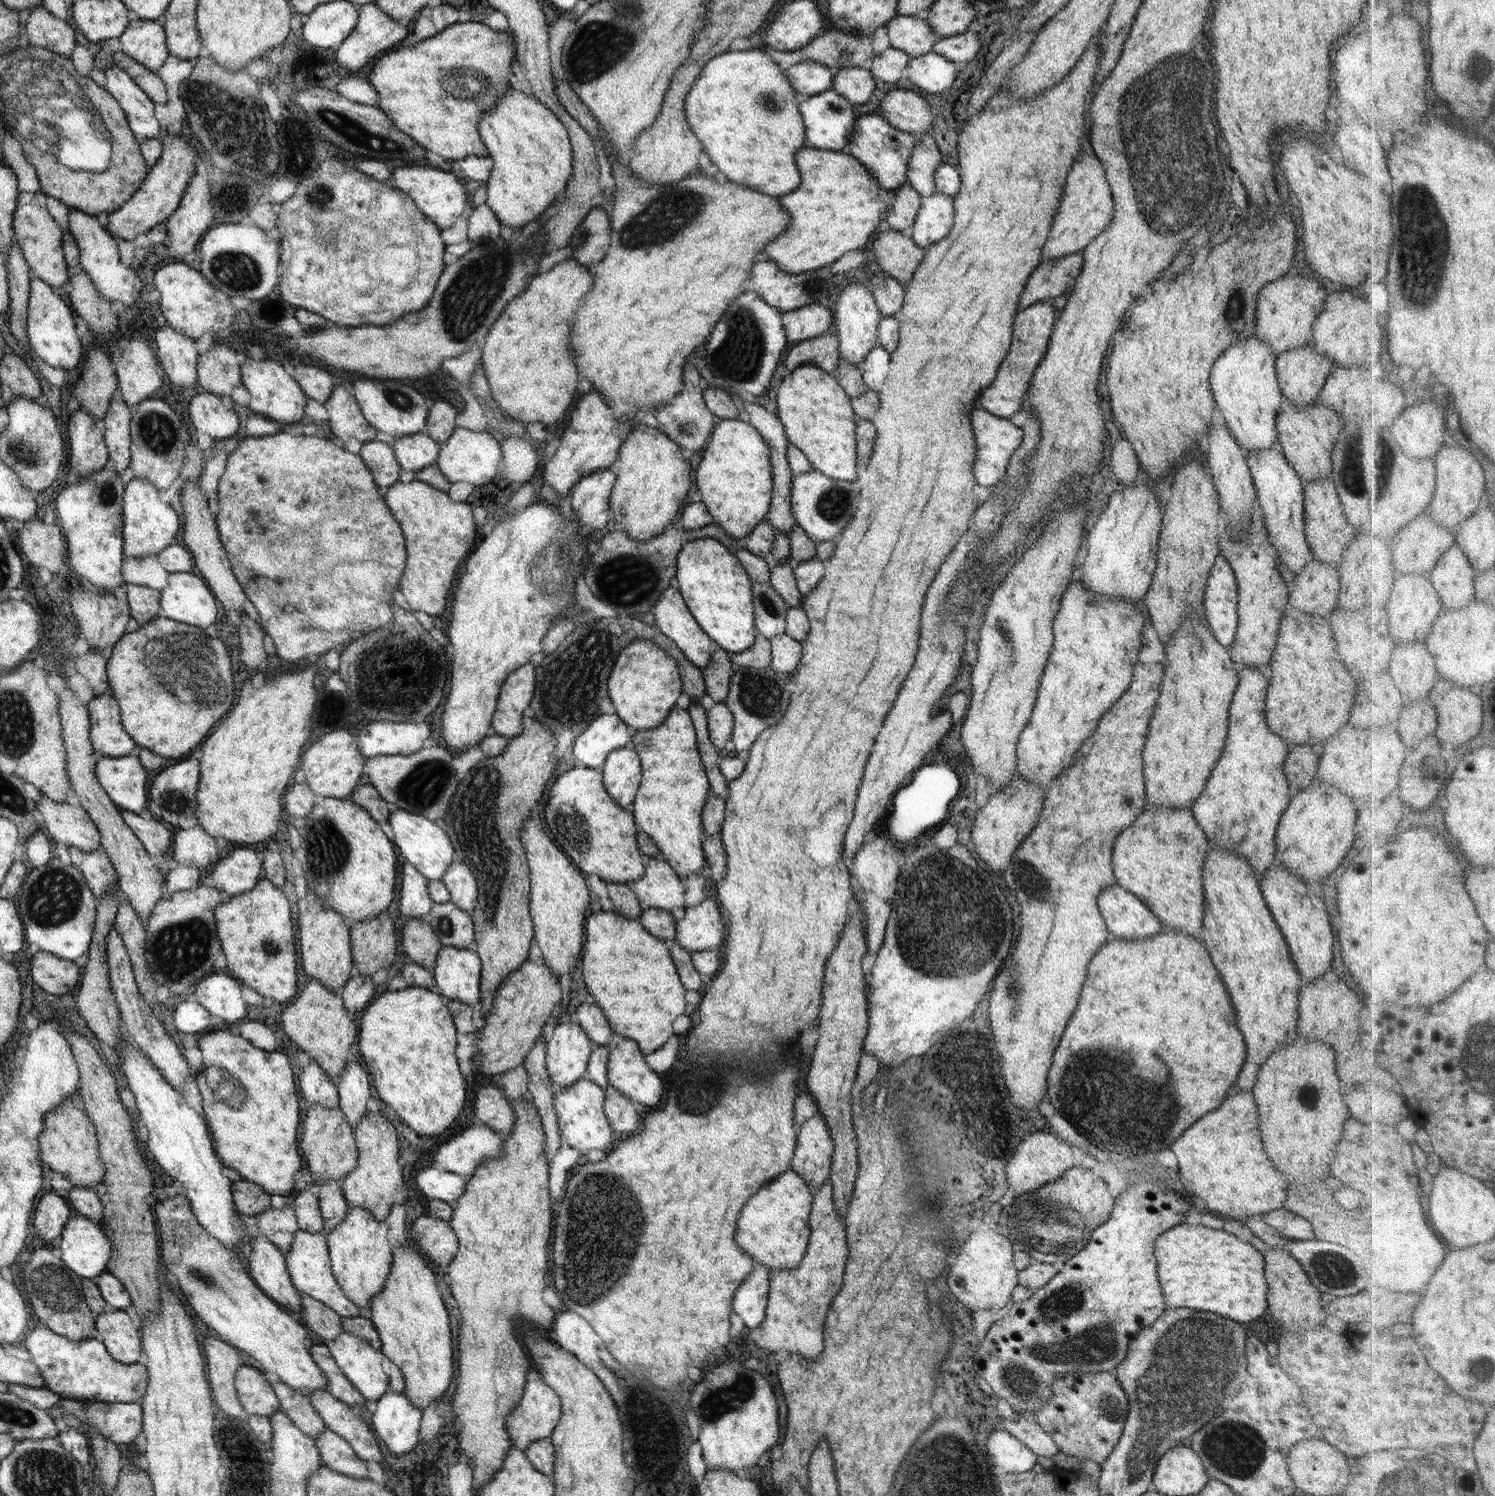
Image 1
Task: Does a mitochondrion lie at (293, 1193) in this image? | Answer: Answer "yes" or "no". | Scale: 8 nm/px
no

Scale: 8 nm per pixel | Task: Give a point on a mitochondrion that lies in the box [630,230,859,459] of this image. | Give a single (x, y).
(741, 325)

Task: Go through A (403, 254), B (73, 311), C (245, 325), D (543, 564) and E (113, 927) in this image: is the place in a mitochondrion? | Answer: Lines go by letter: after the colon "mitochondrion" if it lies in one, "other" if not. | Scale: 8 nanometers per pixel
A: other
B: other
C: other
D: mitochondrion
E: other

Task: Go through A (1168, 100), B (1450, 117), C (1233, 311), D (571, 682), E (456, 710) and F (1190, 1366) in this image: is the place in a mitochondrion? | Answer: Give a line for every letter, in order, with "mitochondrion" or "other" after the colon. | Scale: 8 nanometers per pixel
A: mitochondrion
B: other
C: mitochondrion
D: mitochondrion
E: other
F: mitochondrion

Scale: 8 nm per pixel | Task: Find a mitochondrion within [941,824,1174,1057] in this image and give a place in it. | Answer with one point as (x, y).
(1031, 882)

